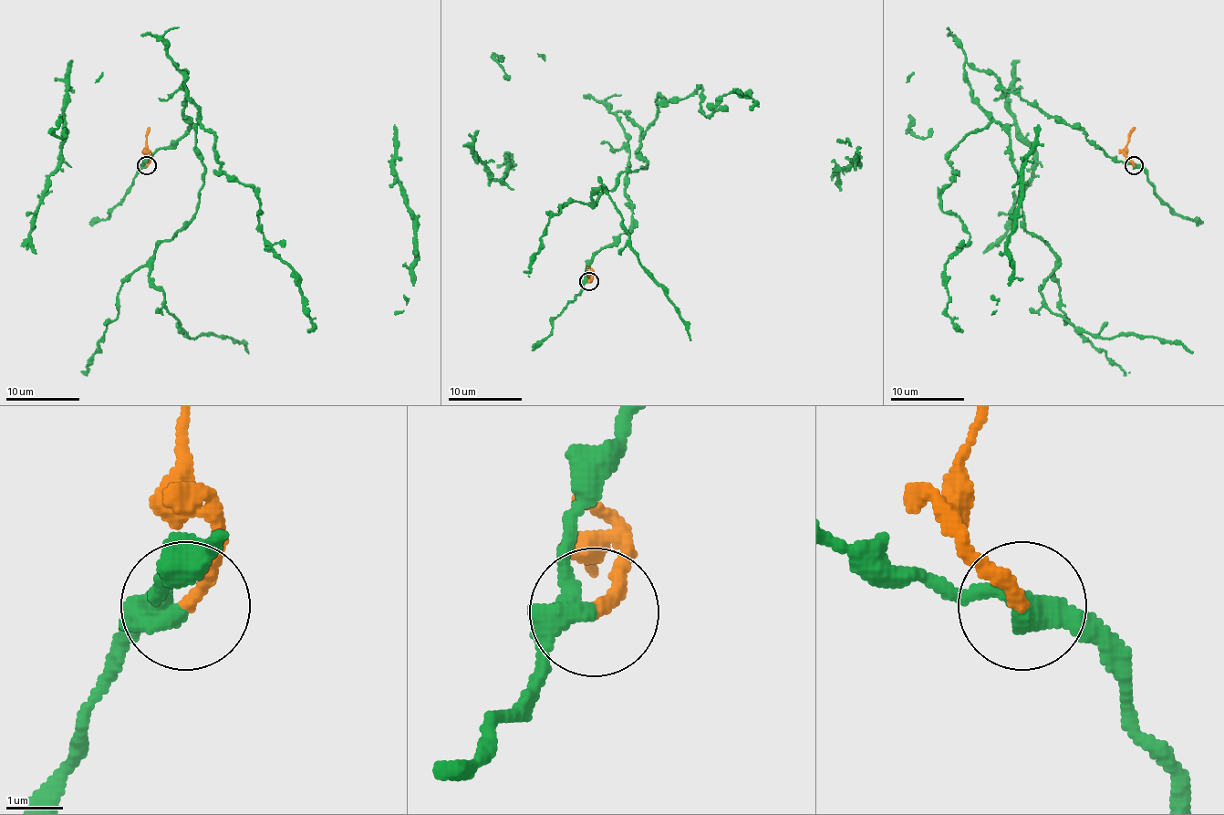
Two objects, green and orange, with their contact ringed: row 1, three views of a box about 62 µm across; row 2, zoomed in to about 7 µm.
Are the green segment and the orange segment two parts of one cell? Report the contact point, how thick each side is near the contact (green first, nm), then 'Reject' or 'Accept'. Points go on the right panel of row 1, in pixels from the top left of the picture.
Place: (1134, 165). Thickness 340 nm (green) against 240 nm. Reject

